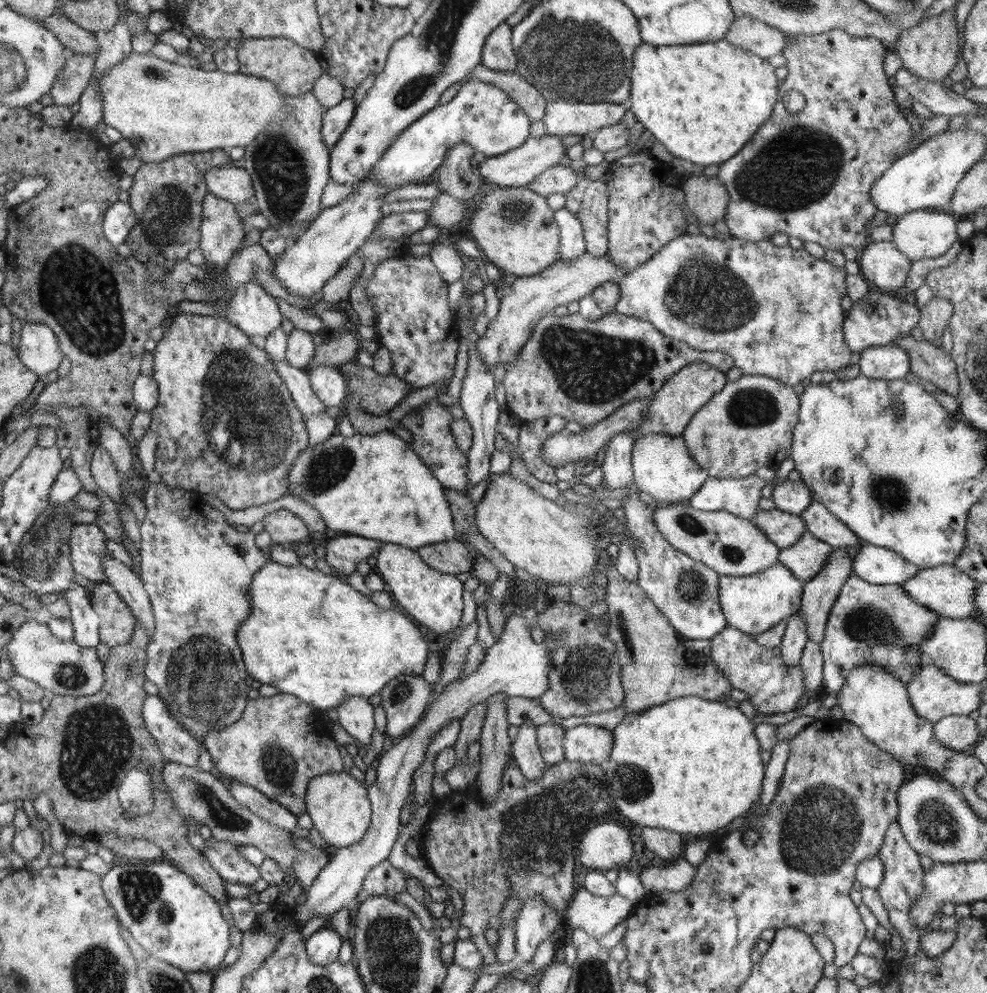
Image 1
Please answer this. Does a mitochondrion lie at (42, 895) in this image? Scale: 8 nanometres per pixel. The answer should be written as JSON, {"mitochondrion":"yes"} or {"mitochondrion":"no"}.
{"mitochondrion":"no"}

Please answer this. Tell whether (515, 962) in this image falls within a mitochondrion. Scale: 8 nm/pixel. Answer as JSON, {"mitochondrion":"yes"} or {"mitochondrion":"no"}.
{"mitochondrion":"no"}

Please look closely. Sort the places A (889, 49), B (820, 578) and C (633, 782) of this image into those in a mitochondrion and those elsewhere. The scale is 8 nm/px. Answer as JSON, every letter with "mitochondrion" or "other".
{"A":"other","B":"other","C":"mitochondrion"}

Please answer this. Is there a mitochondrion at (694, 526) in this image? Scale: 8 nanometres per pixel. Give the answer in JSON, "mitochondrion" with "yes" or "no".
{"mitochondrion":"yes"}

